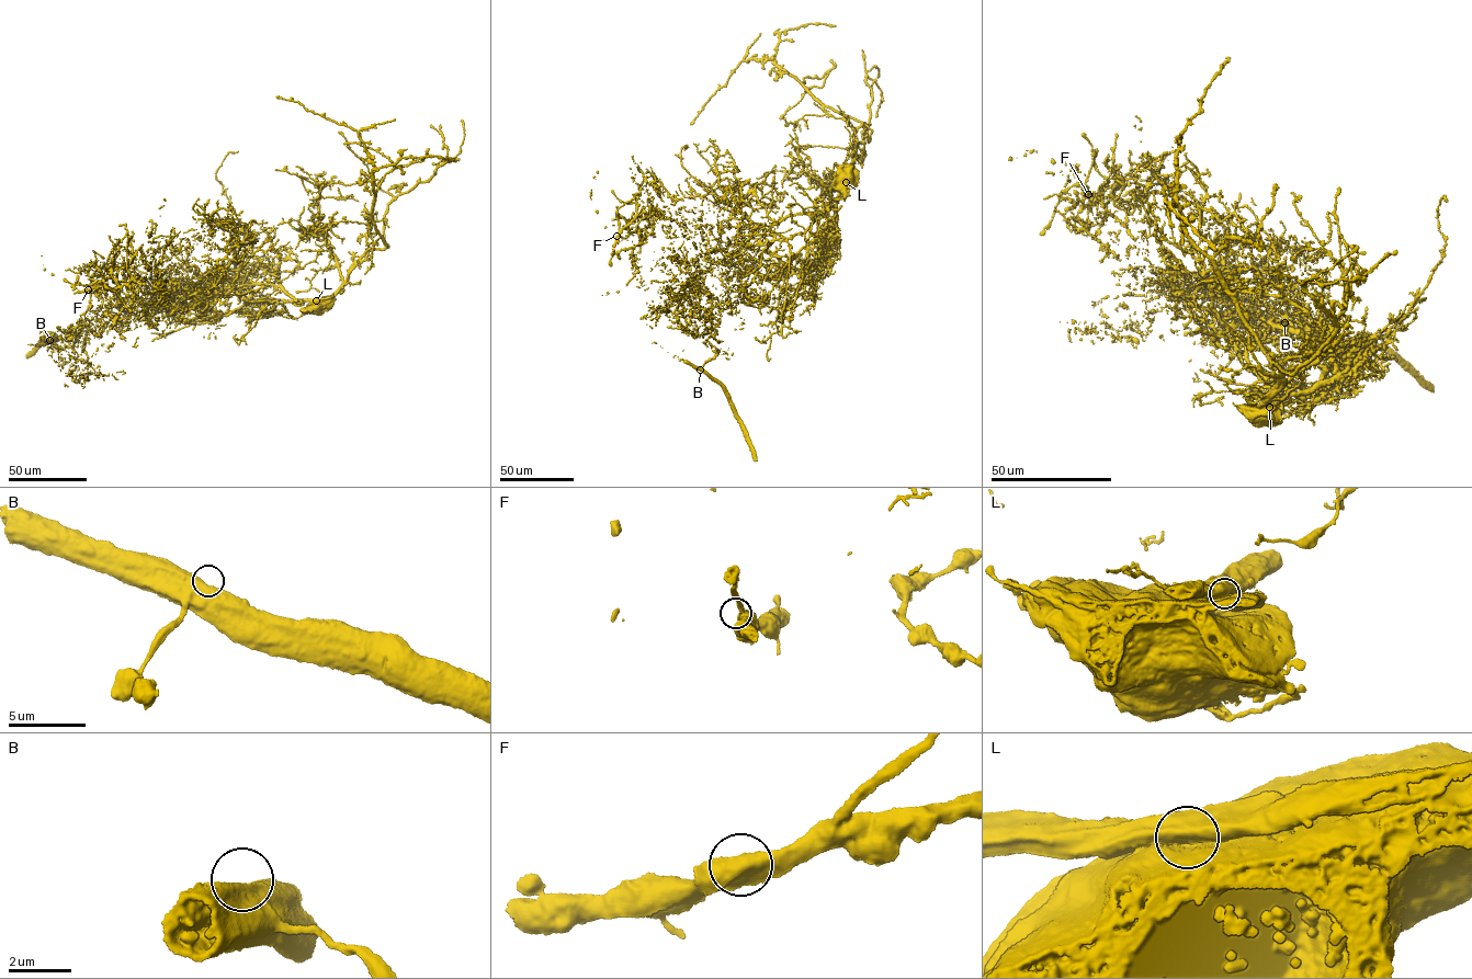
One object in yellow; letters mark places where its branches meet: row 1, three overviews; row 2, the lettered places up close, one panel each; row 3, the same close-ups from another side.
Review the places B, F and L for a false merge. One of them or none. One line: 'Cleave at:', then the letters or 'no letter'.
Cleave at: L

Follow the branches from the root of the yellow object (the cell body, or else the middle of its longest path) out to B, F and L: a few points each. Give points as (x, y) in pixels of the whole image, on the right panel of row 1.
B: (1256, 413), (1283, 383), (1240, 359), (1260, 317), (1199, 274), (1226, 252), (1223, 305), (1284, 322)
F: (1256, 413), (1283, 383), (1240, 359), (1259, 340), (1249, 292), (1201, 272), (1151, 289), (1166, 282), (1088, 194)
L: (1256, 413), (1269, 407)

